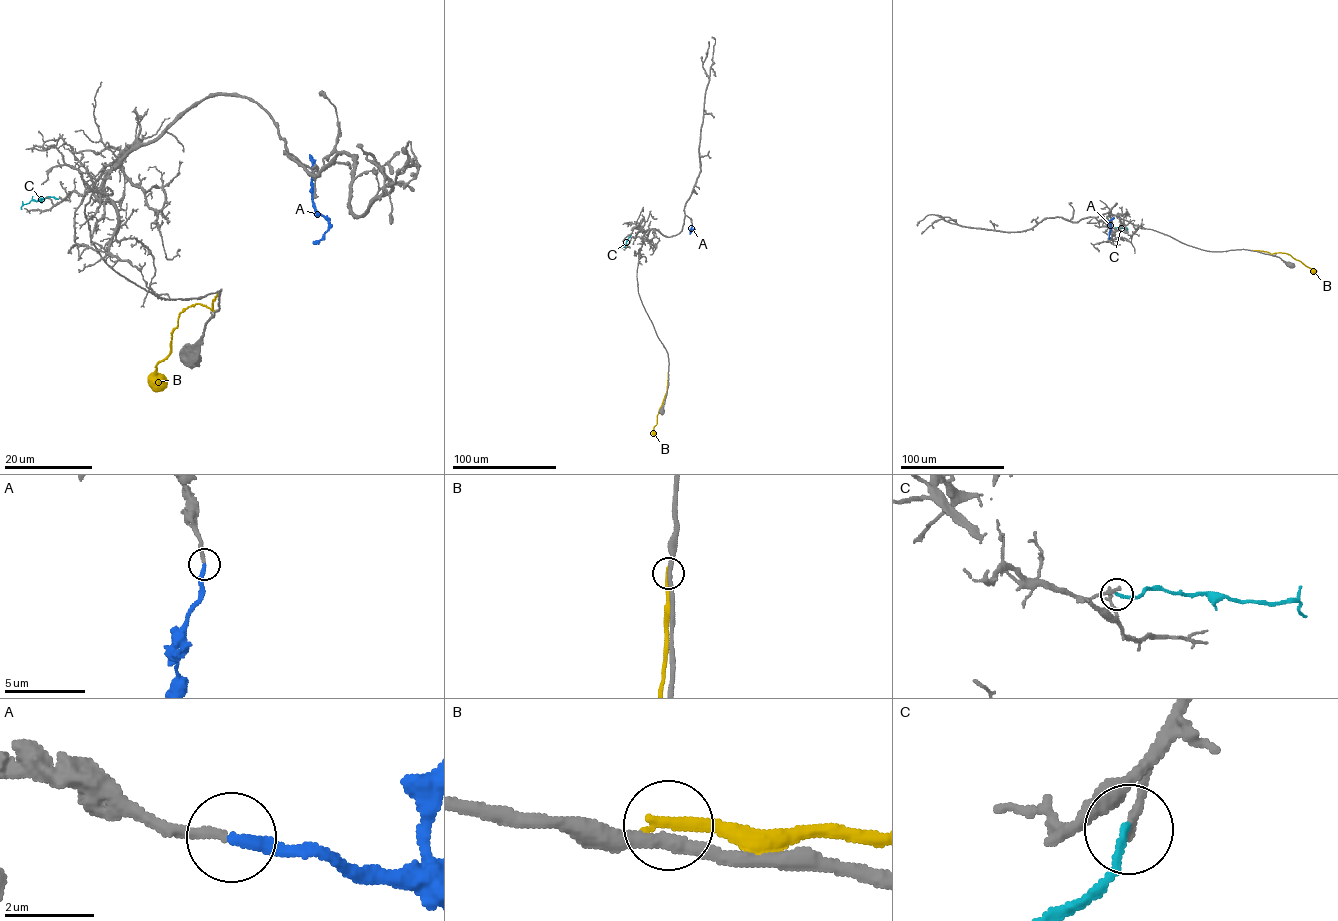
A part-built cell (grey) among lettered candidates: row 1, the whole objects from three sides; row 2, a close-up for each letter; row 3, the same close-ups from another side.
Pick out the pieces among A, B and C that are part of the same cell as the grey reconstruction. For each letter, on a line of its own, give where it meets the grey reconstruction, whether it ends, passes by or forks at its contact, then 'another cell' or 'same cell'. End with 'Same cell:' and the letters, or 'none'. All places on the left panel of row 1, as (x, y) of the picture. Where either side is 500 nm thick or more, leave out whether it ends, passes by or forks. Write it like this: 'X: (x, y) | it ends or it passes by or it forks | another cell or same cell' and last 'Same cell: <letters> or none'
A: (320, 173) | it ends | same cell
B: (218, 294) | it ends | another cell
C: (59, 198) | it ends | another cell
Same cell: A

